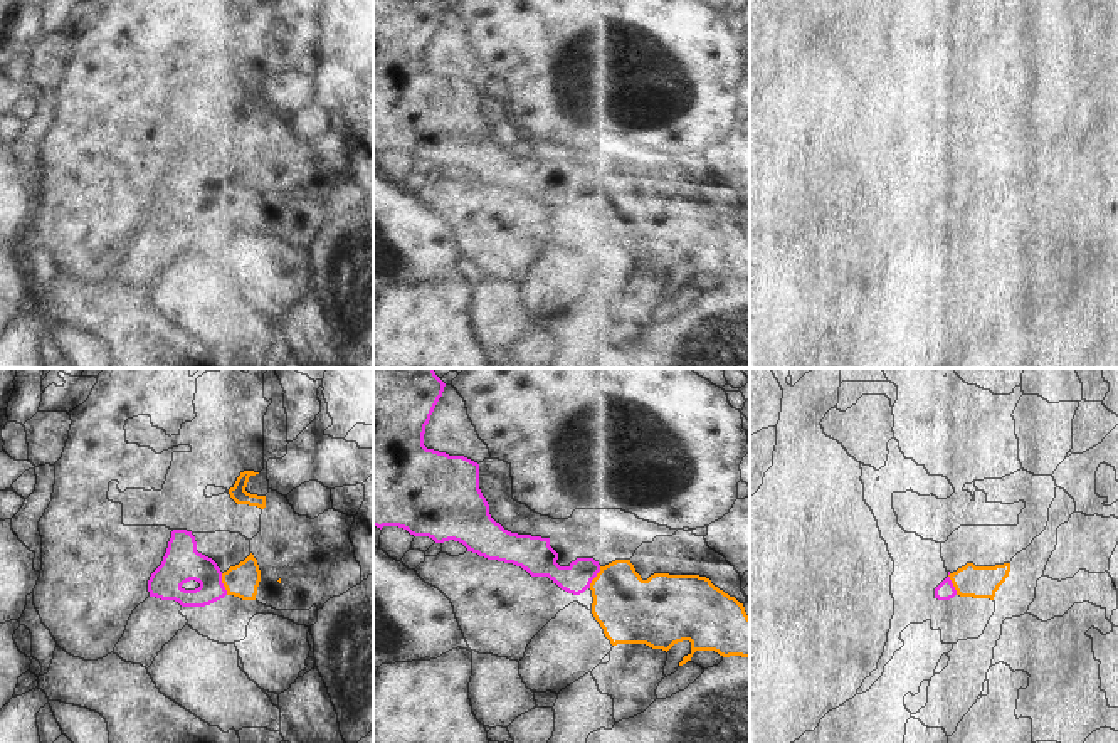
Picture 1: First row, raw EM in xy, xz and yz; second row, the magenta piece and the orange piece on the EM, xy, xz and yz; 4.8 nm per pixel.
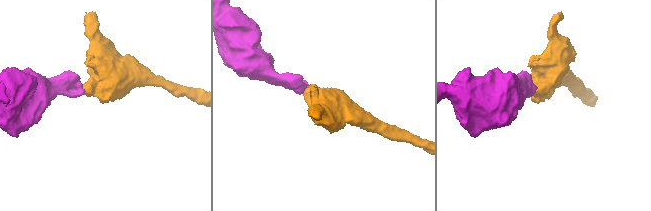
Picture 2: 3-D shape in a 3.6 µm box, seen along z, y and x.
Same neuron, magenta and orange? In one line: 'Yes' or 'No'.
Yes.

